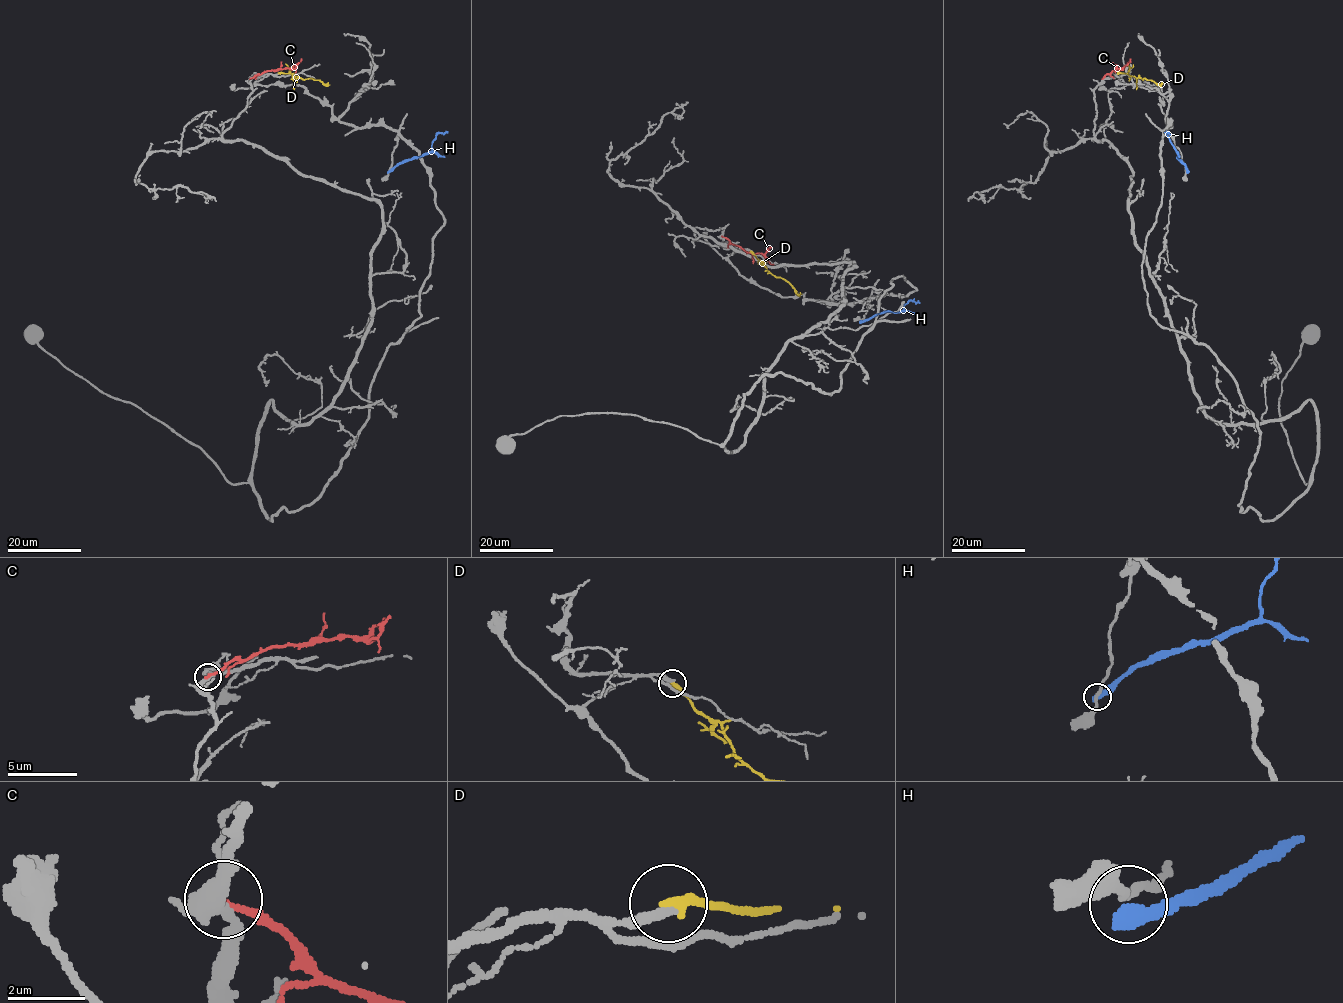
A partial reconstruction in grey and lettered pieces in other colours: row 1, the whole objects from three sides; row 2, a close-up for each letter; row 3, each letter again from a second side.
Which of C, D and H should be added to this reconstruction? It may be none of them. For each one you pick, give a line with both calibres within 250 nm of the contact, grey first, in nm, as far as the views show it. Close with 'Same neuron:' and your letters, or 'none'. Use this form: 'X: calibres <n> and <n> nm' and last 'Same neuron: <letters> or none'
Same neuron: none

